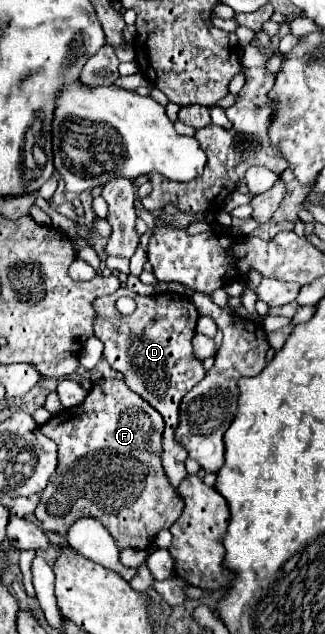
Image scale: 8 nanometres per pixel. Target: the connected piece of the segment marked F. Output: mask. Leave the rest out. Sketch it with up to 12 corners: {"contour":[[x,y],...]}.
{"contour":[[103,378],[41,432],[59,466],[35,518],[93,516],[149,548],[181,516],[163,416]]}

